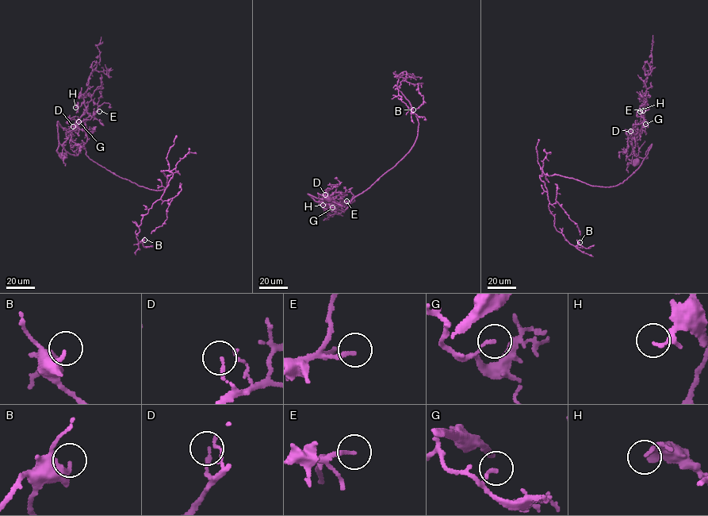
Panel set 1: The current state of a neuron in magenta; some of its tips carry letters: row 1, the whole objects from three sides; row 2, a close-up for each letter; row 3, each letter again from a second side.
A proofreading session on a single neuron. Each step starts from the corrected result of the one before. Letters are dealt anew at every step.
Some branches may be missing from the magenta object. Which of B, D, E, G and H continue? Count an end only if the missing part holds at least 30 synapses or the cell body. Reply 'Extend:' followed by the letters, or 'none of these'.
Extend: E

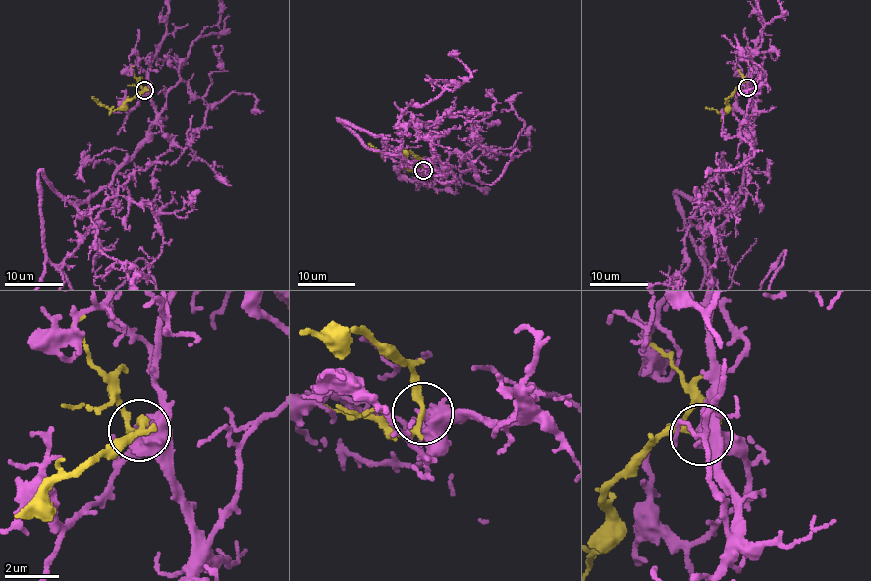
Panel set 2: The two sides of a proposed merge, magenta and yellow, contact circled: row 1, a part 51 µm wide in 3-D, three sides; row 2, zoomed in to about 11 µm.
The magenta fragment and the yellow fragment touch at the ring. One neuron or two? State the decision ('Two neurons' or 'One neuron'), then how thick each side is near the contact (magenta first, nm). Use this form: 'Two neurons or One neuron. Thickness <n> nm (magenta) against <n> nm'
Two neurons. Thickness 420 nm (magenta) against 240 nm

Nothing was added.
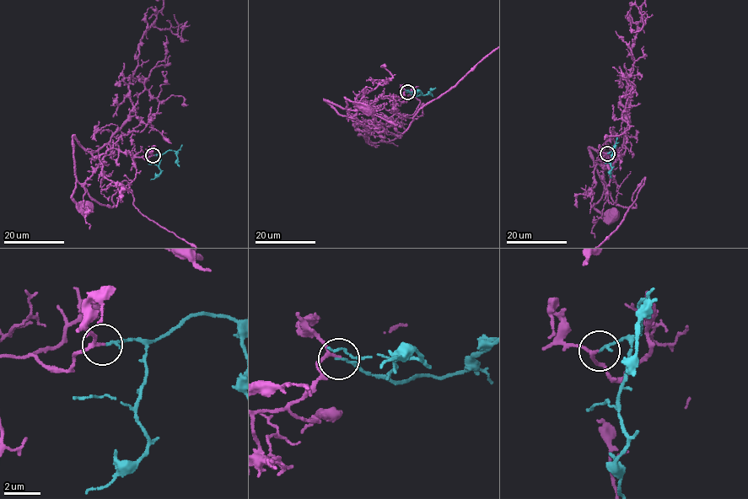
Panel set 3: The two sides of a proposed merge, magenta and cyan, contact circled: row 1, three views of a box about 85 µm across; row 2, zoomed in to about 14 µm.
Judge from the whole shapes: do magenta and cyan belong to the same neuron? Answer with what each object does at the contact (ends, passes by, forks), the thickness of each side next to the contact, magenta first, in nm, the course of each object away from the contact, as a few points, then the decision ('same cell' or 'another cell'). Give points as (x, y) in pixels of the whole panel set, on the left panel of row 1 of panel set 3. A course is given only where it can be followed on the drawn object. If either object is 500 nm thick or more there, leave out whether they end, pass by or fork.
magenta passes by | cyan ends | 140/120 nm | magenta via (153, 155), (147, 159), (131, 158), (115, 148), (94, 159), (73, 136), (75, 188), (72, 196), (87, 207) | cyan via (153, 155), (174, 151), (179, 166) | same cell

